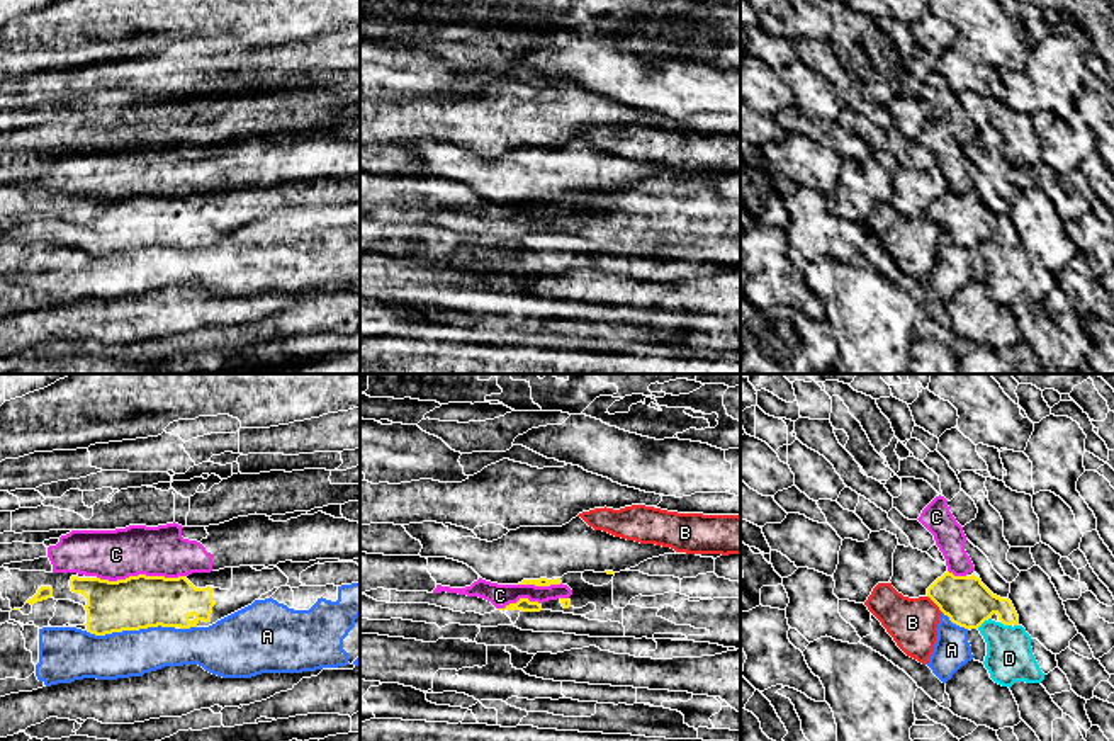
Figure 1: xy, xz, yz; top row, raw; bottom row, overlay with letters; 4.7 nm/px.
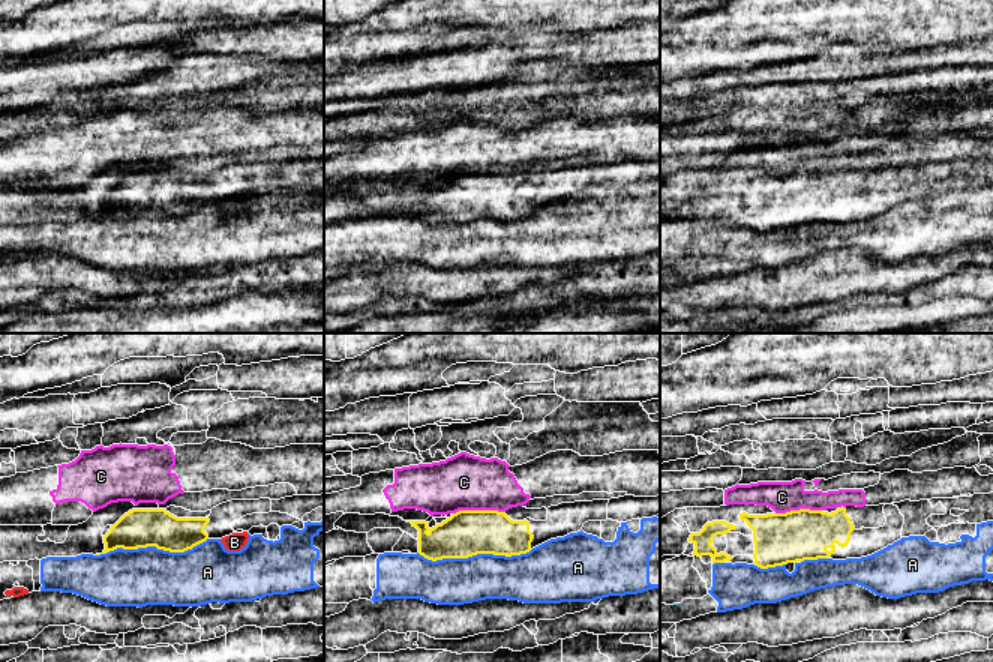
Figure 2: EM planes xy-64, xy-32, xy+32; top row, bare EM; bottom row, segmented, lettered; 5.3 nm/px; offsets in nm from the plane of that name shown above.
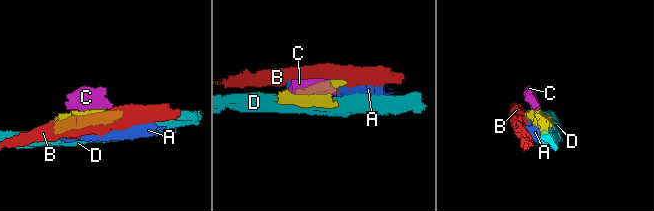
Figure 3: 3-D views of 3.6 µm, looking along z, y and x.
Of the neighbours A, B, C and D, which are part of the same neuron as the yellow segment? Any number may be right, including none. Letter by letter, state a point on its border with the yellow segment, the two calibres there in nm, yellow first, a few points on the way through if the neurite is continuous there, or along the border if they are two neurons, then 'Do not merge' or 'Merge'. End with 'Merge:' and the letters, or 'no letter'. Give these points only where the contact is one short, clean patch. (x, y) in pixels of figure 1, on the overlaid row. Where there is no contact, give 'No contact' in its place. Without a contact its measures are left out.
A: Touches yellow at xy (129, 629). Thickness 260 nm (yellow) against 220 nm. Do not merge
B: Touches yellow at yz (934, 602). Thickness 220 nm (yellow) against 240 nm. Boundary: yz (928, 595), (943, 612). Do not merge
C: Touches yellow at xy (140, 575). Thickness 260 nm (yellow) against 240 nm. Boundary: xy (184, 575), (97, 578). Do not merge
D: Touches yellow at yz (984, 621). Thickness 220 nm (yellow) against 220 nm. Do not merge
Merge: no letter

